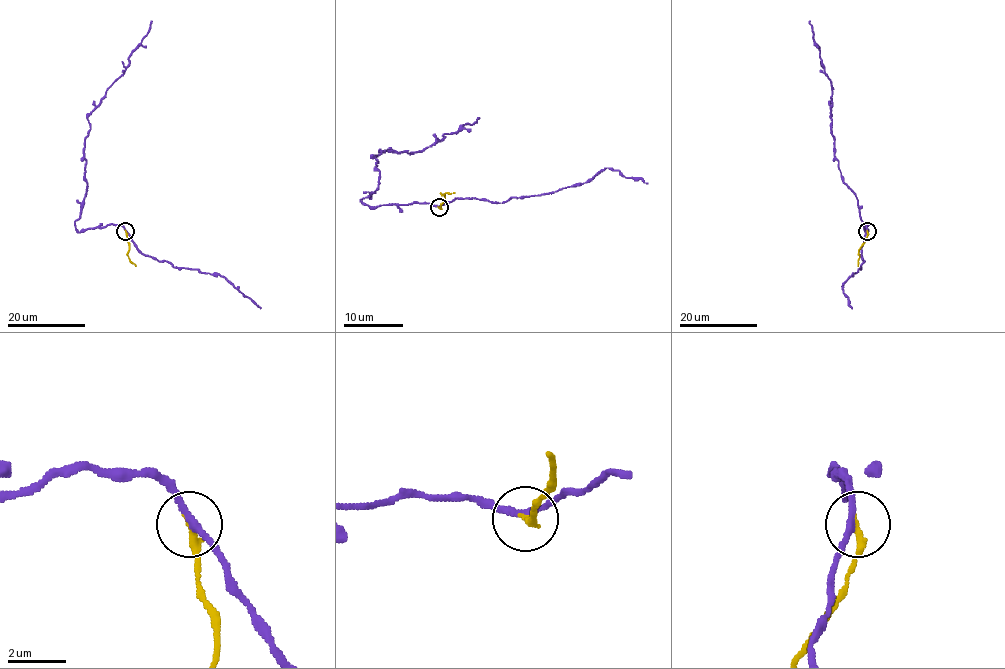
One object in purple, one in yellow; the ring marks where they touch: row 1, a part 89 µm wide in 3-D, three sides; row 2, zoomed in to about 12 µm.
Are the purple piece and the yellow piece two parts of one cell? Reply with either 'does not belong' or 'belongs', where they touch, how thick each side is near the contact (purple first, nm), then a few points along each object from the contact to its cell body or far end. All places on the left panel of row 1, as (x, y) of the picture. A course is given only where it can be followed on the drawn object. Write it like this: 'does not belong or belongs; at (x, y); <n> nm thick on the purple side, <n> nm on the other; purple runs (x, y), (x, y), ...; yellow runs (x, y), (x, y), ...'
does not belong; at (125, 231); 200 nm thick on the purple side, 240 nm on the other; purple runs (125, 232), (113, 224), (76, 229), (85, 193), (84, 137), (90, 129), (87, 115), (123, 73), (151, 21); yellow runs (125, 232), (129, 246), (127, 255), (136, 266)

